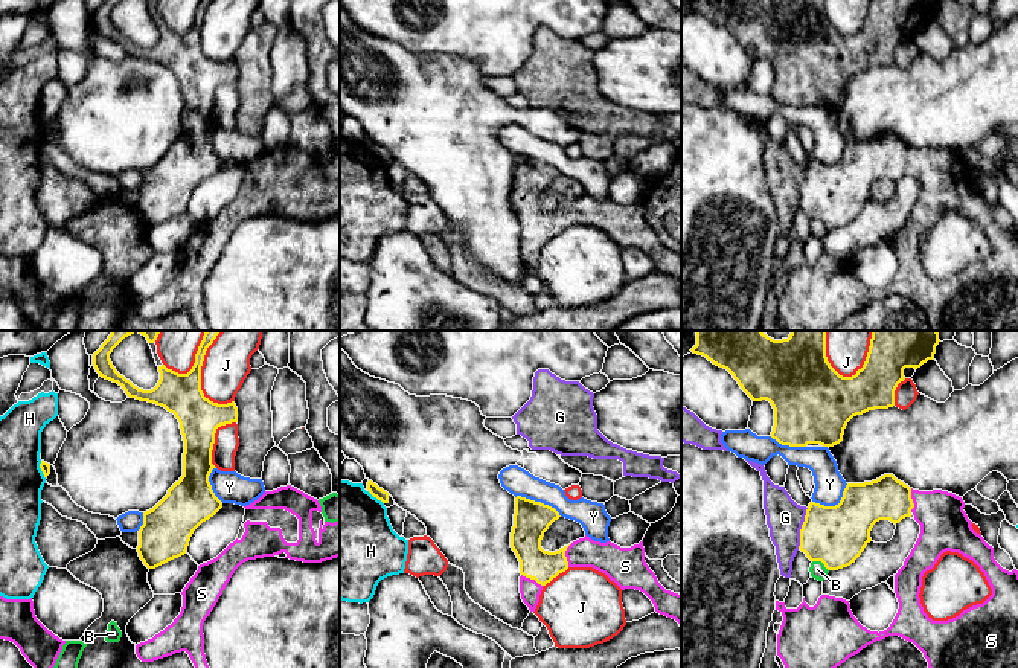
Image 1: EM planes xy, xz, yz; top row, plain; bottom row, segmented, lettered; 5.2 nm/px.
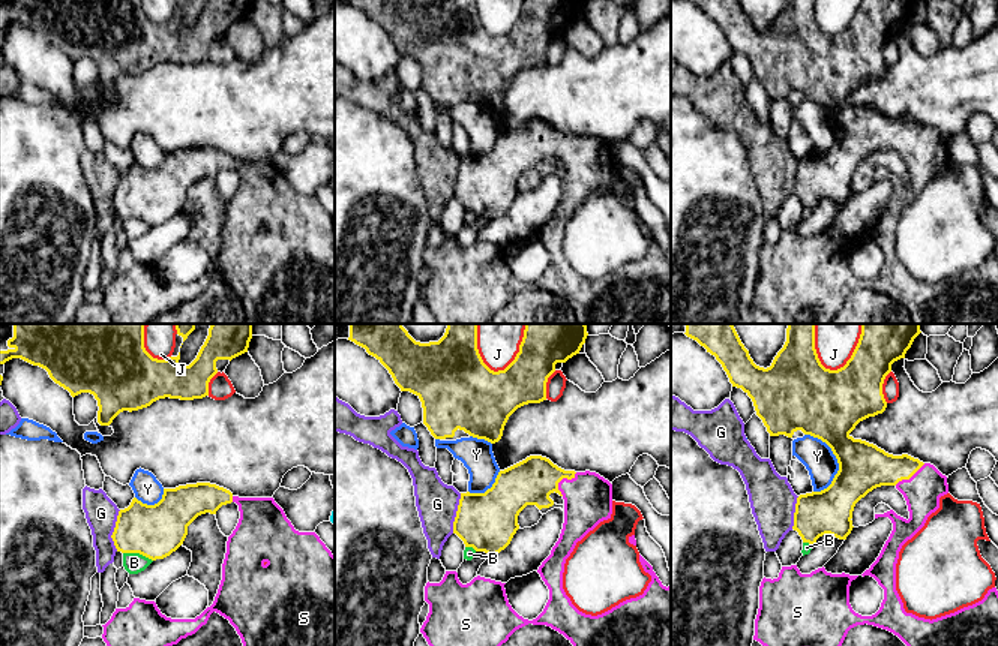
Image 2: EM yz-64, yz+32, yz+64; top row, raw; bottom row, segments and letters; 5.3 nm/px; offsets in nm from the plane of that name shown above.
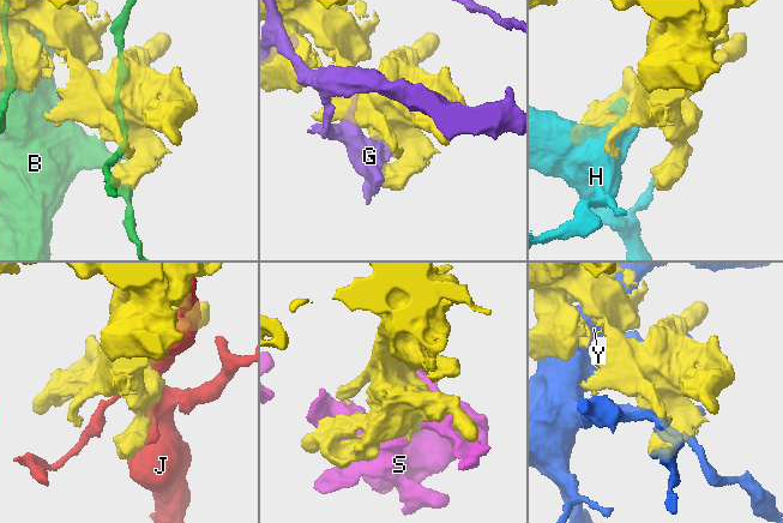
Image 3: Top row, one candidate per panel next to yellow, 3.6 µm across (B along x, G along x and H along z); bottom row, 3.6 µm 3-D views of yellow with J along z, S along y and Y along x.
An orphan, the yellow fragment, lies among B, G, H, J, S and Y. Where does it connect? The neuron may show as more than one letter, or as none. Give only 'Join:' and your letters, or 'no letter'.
Join: S

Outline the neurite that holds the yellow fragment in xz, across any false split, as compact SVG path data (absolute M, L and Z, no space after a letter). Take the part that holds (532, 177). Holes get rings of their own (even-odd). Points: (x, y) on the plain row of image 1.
M521 154L515 156L514 185L511 191L511 206L520 220L520 252L523 261L530 270L535 270L543 246L565 230L568 226L593 226L605 232L622 249L635 247L643 250L654 262L655 270L675 278L681 285L681 253L666 249L657 238L655 232L645 220L643 198L631 206L620 206L611 200L600 201L590 195L579 197L570 204L549 210L541 206L541 198L549 185L558 178L559 171L541 160L535 160Z

